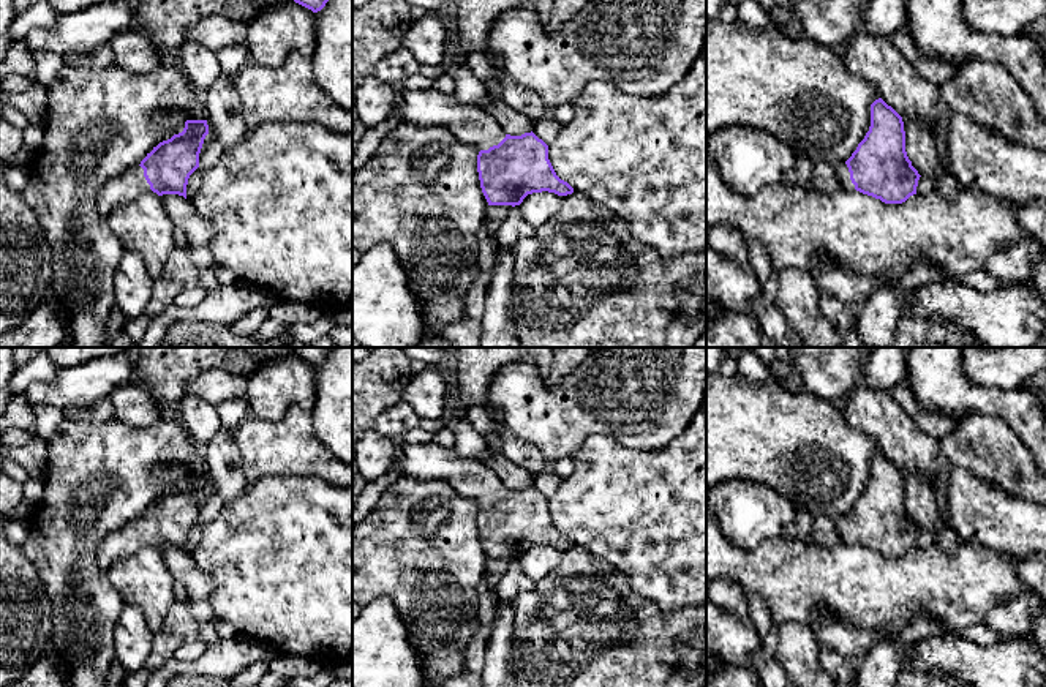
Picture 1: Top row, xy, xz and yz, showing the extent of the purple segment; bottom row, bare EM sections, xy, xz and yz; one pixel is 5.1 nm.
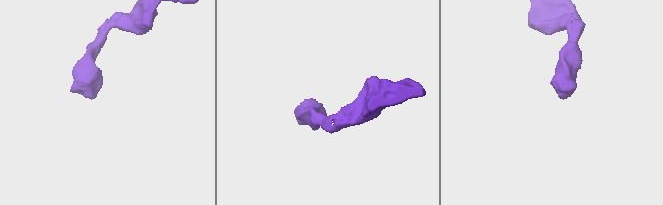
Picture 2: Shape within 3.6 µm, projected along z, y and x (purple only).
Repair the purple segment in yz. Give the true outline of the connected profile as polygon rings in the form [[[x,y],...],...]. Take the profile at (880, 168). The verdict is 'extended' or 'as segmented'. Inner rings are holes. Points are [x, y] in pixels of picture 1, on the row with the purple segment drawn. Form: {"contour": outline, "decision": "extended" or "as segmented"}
{"contour": [[[882,98],[871,104],[871,126],[847,161],[836,163],[842,191],[860,191],[885,204],[916,194],[918,171],[905,152],[902,117]]], "decision": "extended"}

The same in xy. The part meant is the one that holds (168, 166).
{"contour": [[[186,120],[182,133],[153,147],[139,166],[107,180],[98,196],[101,218],[106,220],[117,205],[149,190],[158,196],[179,194],[186,199],[188,178],[199,167],[199,153],[207,134],[207,120]]], "decision": "extended"}

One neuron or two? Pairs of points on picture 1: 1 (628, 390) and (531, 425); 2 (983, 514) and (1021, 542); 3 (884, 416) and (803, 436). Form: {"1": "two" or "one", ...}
{"1": "one", "2": "one", "3": "two"}

